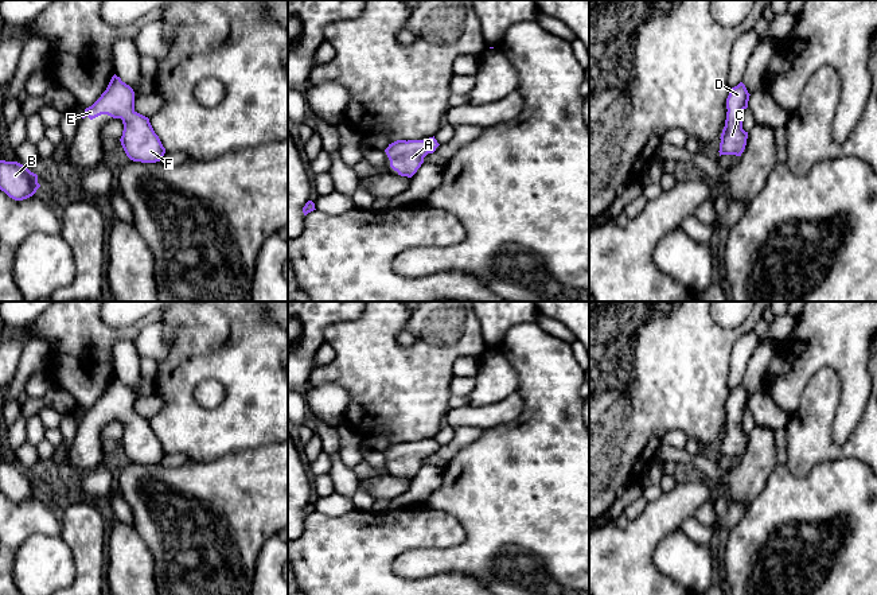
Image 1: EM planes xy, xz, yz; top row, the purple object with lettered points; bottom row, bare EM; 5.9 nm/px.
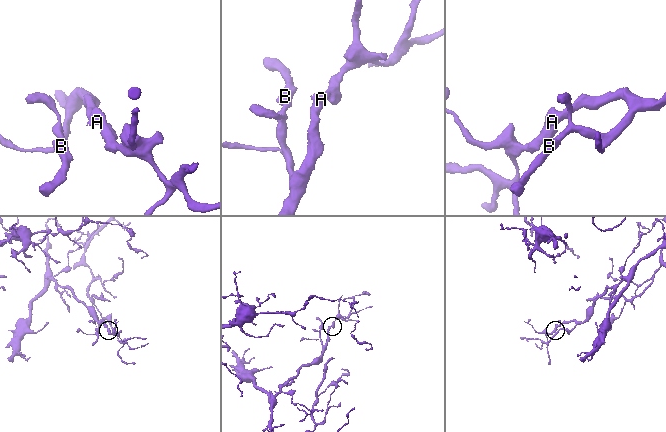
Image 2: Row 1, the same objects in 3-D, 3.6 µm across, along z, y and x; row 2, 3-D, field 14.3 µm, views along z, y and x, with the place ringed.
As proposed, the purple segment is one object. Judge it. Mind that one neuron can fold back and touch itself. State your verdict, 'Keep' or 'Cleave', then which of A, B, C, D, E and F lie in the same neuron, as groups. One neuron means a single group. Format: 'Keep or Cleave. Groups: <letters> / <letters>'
Keep. Groups: A B C D E F

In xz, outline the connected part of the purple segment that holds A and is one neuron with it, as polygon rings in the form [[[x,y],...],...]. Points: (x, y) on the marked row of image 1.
[[[433,137],[425,140],[397,140],[385,149],[390,167],[401,176],[412,178],[424,163],[428,153],[433,153],[440,144]]]

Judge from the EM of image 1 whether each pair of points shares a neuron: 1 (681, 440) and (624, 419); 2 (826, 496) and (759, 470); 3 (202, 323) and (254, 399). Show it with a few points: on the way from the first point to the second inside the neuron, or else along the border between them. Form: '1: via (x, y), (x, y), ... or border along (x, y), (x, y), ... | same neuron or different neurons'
1: border along (688, 436), (679, 430), (670, 430), (662, 442) | different neurons
2: border along (778, 465), (763, 490), (752, 501) | different neurons
3: via (218, 342), (218, 347), (250, 380) | same neuron

